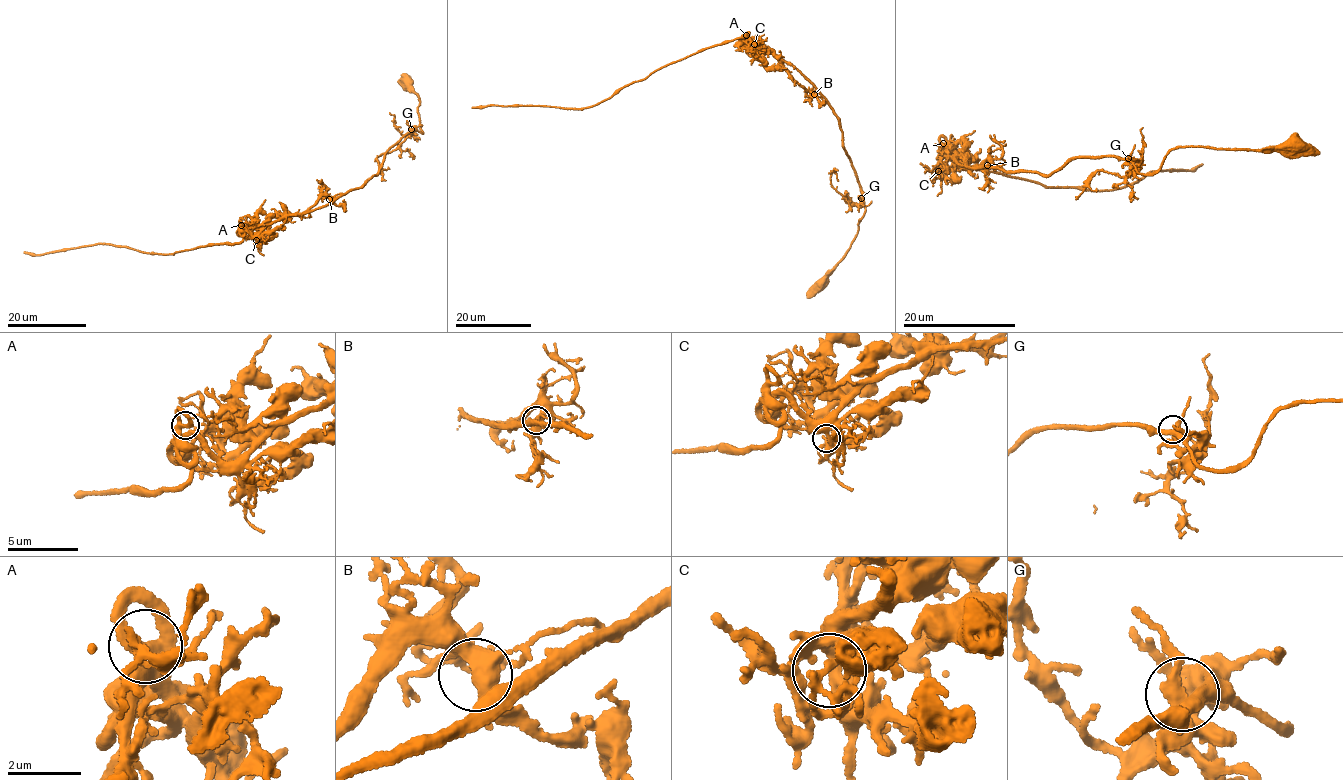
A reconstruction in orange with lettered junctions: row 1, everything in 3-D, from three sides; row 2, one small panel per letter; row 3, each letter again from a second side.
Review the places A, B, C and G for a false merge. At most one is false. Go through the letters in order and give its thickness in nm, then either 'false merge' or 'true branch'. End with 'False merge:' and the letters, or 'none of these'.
A: 280 nm | true branch
B: 460 nm | true branch
C: 360 nm | true branch
G: 280 nm | true branch
False merge: none of these

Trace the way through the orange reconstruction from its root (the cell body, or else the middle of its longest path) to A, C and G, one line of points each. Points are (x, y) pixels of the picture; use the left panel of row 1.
A: (406, 83), (419, 97), (423, 133), (385, 152), (379, 171), (255, 235), (242, 225)
C: (406, 83), (419, 97), (423, 133), (414, 130), (385, 152), (379, 171), (360, 188), (286, 214), (256, 240)
G: (406, 83), (419, 97), (416, 108), (423, 133), (411, 129)

